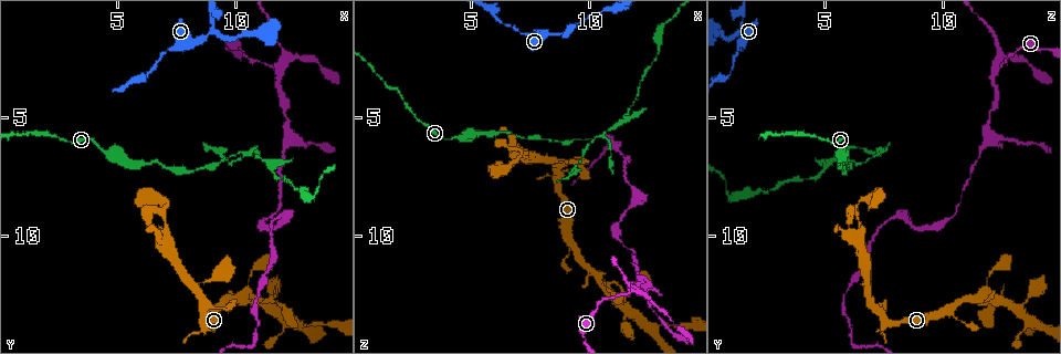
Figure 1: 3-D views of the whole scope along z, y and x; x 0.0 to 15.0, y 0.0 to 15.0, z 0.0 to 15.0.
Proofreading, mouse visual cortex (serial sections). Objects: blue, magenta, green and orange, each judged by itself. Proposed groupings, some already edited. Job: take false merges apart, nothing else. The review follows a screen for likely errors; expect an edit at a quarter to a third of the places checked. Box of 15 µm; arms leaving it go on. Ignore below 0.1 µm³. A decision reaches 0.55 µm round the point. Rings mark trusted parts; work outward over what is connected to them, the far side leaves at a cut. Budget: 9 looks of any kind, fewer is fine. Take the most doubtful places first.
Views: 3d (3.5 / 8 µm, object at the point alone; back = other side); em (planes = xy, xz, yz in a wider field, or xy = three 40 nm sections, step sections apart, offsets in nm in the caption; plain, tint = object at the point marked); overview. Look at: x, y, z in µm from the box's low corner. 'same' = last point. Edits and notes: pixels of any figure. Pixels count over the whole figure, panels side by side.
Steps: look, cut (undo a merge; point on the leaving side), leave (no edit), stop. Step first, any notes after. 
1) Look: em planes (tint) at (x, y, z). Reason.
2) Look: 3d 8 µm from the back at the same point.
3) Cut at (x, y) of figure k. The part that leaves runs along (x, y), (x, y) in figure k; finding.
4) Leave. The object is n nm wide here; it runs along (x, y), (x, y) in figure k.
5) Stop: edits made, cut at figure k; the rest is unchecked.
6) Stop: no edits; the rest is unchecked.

Look: 3d 3.5 µm at (11.9, 2.9, 12.3). Four arms meet.

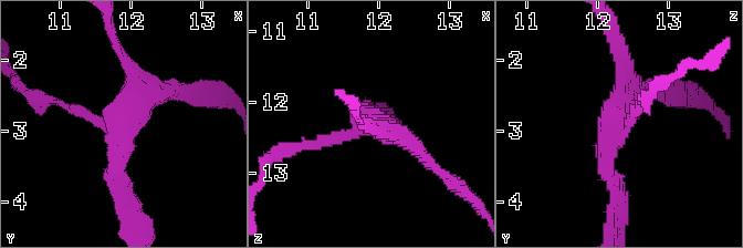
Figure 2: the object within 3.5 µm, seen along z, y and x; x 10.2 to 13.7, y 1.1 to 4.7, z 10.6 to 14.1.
Look: em xy step 2 (tint) at (11.85, 2.90, 12.25). 4 arms meet here; the arms are 150, 200, 250, 300 nm wide; need the tissue.

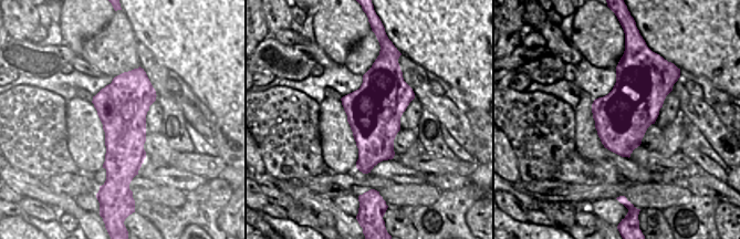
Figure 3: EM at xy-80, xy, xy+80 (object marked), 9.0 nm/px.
Look: em xy step 1 (tint) at the same point.

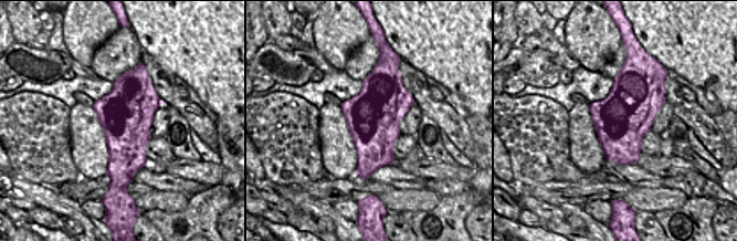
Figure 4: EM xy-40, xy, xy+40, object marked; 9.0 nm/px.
Leave. It runs along (58, 100), (122, 127), (125, 195) in figure 2; all the same cell.

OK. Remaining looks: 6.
Look: 3d 3.5 µm at (8.9, 1.5, 1.4). Calibre changes.

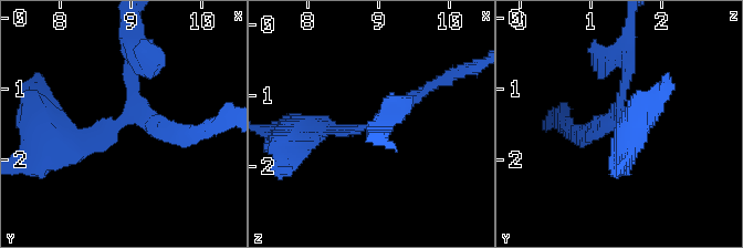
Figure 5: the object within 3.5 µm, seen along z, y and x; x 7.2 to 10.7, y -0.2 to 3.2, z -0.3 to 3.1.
Look: em xy step 1 (tint) at (8.85, 1.55, 1.45). 3 arms meet here; the arms are 150, 200, 300 nm wide; now the EM.

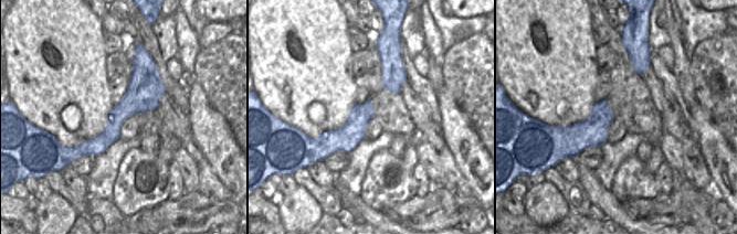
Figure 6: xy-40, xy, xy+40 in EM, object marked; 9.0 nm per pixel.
Look: em xy step 3 (tint) at the same point.

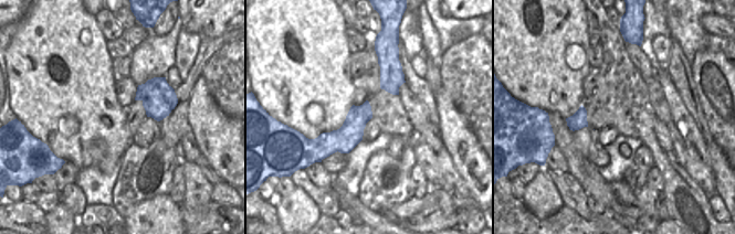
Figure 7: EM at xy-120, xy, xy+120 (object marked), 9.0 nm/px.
Leave. It runs along (300, 131), (378, 125), (426, 91) in figure 5; one cell here.

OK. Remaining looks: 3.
Look: 3d 3.5 µm from the back at (10.8, 6.6, 5.4). Thin neck.

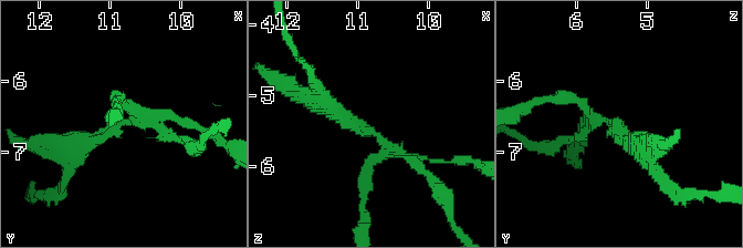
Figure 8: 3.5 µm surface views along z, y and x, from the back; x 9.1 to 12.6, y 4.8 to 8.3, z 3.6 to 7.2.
Look: em xy step 2 (tint) at (10.85, 6.50, 5.50). Need the tissue.

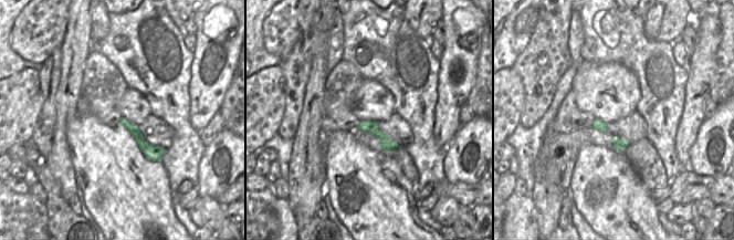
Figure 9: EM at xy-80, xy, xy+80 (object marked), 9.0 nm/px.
Cut at (617, 125) of figure 8. The part that leaves runs along (595, 120), (655, 167) in figure 8; two cells meet here.

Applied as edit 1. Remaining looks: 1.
Stop: edits made, cut at figure 8; the rest is unchecked.

